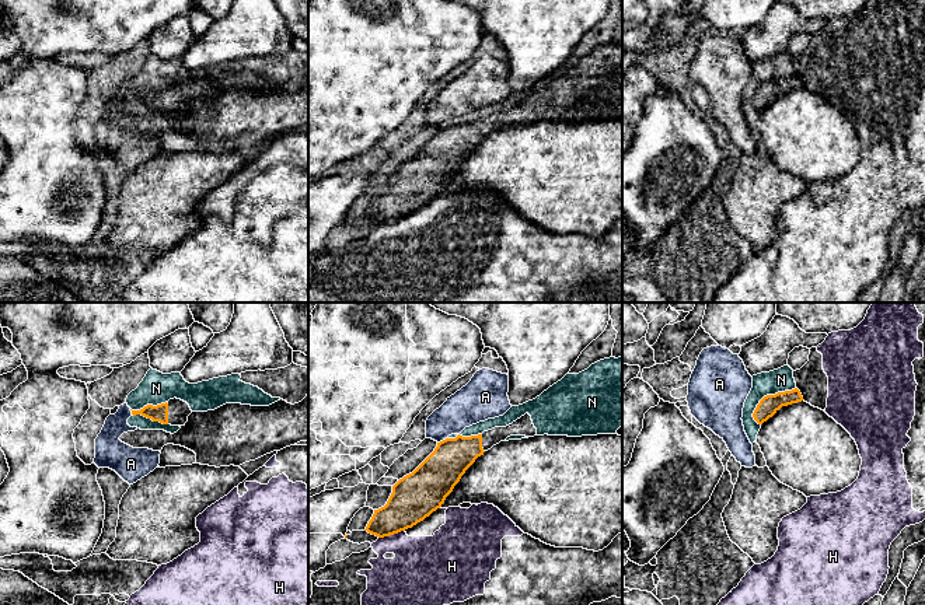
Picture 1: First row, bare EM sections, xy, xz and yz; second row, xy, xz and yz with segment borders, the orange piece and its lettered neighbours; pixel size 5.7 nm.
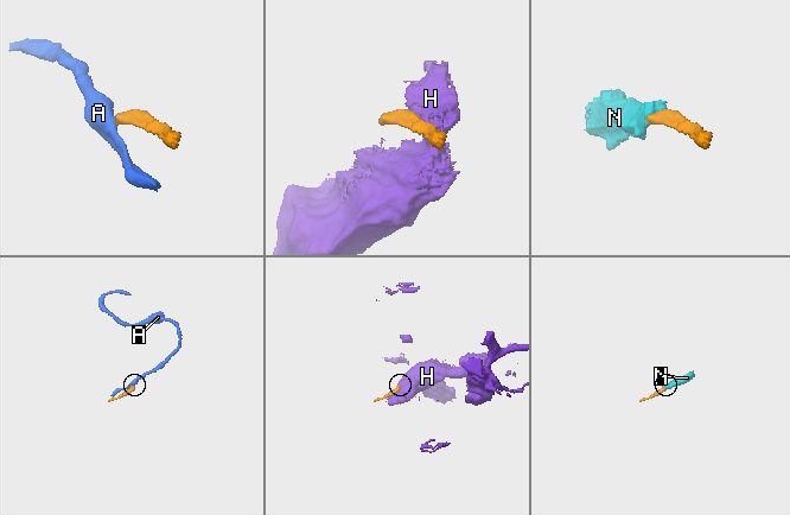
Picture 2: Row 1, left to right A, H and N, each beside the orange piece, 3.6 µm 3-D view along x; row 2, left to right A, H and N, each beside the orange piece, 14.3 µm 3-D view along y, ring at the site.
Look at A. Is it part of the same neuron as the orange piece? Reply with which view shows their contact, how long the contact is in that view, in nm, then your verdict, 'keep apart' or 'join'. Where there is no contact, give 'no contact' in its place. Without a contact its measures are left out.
xz | 70 nm | keep apart

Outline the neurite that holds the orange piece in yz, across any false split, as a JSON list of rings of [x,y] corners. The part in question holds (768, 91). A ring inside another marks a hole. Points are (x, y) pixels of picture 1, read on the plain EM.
[[[786,50],[769,59],[753,62],[753,74],[744,88],[743,112],[750,129],[755,129],[761,111],[782,92],[802,88],[793,56]]]

